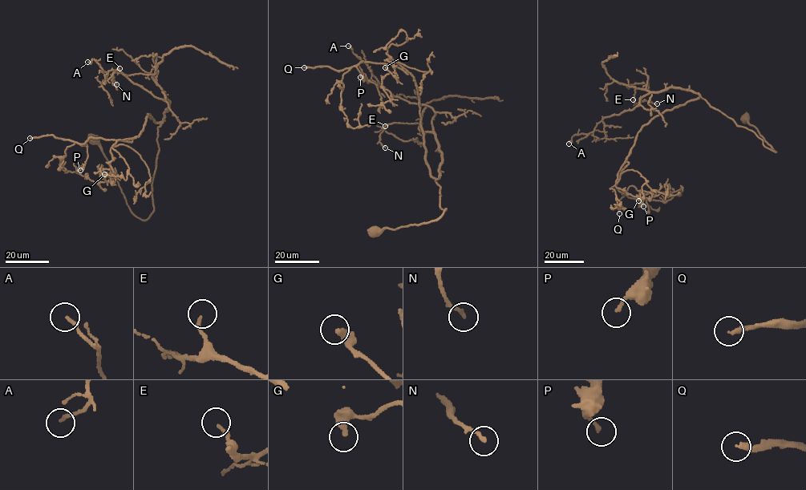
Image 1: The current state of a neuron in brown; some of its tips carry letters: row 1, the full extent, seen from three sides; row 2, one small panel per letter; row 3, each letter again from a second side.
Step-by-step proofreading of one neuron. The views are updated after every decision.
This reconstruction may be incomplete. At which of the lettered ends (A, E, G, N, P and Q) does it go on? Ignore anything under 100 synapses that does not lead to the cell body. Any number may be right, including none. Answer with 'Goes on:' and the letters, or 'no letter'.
Goes on: Q

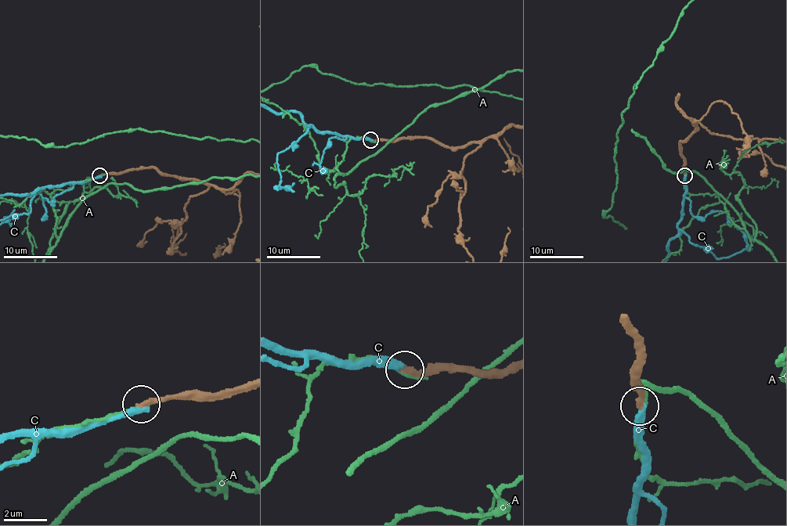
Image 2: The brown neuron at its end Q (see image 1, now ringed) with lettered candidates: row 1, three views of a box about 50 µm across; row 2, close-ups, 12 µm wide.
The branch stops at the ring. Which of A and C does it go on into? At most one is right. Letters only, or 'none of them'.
none of them

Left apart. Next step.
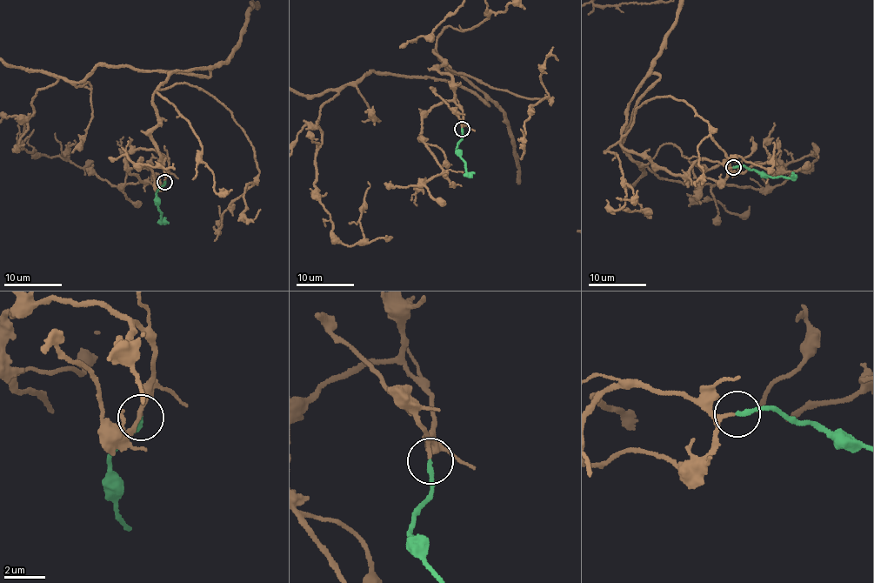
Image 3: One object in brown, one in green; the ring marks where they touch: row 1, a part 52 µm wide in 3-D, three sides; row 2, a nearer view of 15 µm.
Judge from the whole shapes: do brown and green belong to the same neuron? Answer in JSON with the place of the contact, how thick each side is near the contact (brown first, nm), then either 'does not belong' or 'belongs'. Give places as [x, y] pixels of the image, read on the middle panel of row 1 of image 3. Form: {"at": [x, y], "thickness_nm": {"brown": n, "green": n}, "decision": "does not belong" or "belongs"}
{"at": [462, 129], "thickness_nm": {"brown": 130, "green": 240}, "decision": "belongs"}

